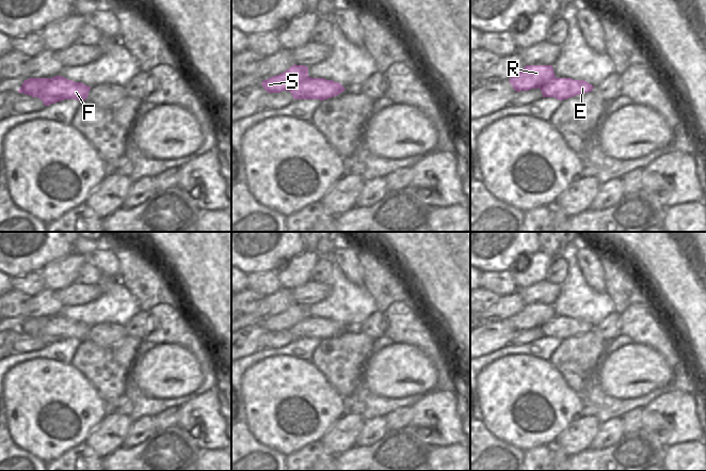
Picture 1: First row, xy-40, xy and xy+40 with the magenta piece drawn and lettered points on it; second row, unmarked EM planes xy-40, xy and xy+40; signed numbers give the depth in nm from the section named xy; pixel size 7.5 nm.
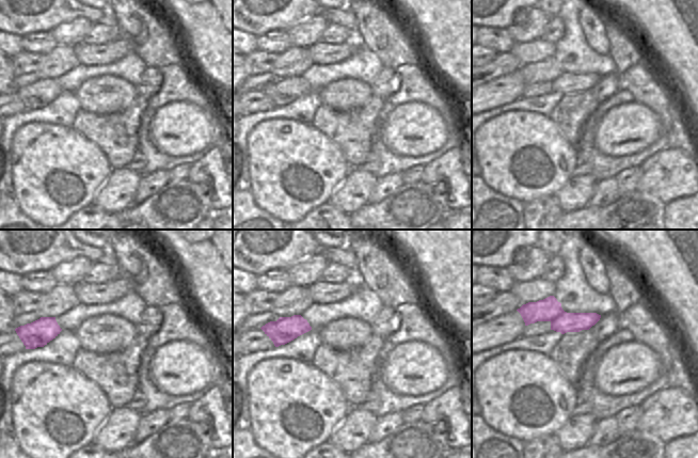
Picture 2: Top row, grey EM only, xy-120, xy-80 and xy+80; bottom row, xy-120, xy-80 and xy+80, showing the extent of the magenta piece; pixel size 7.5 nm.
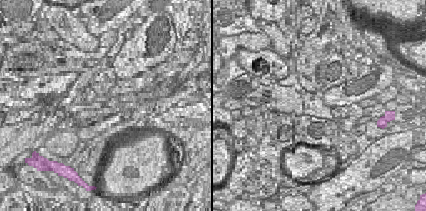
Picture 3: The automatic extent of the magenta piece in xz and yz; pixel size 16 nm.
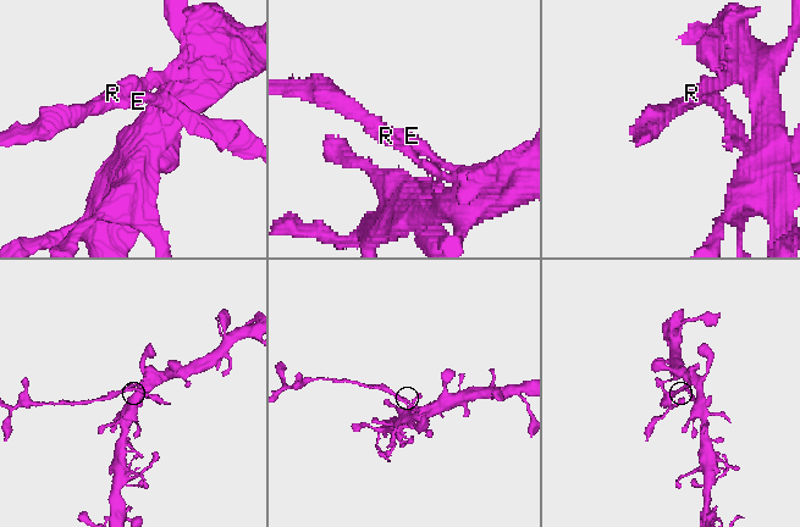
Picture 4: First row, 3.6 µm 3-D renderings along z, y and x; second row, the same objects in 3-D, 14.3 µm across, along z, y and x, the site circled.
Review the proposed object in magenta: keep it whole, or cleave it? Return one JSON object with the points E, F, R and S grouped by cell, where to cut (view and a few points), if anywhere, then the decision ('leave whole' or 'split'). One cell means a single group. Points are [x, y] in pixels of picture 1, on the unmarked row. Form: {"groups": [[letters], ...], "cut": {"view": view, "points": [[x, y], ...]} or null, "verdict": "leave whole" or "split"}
{"groups": [["E", "F"], ["R", "S"]], "cut": {"view": "xy", "points": [[308, 315], [288, 329]]}, "verdict": "split"}

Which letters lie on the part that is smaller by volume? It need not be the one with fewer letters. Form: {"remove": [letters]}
{"remove": ["E", "F"]}

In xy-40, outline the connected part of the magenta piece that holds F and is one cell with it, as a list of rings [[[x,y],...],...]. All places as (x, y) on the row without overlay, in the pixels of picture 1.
[[[62,315],[50,317],[43,328],[39,329],[37,336],[45,345],[62,341],[64,339],[77,339],[83,341],[87,337],[91,326],[81,321],[68,319]]]

